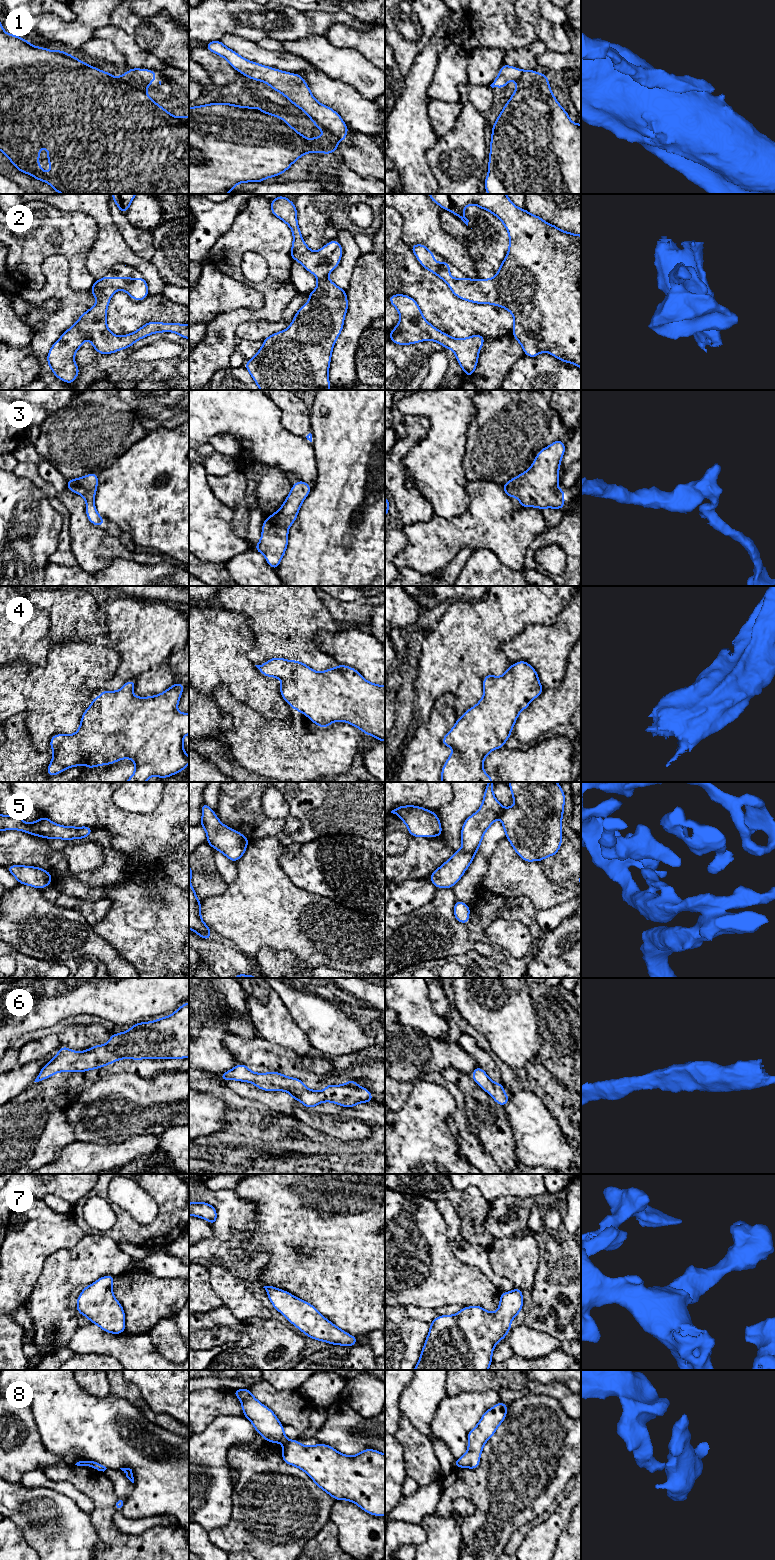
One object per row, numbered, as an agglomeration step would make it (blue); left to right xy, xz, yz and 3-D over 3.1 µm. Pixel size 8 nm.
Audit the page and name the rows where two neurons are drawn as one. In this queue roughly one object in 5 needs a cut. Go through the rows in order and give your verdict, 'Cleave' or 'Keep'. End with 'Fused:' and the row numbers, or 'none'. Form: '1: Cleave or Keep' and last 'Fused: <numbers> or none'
1: Keep
2: Keep
3: Keep
4: Keep
5: Keep
6: Keep
7: Keep
8: Cleave
Fused: 8

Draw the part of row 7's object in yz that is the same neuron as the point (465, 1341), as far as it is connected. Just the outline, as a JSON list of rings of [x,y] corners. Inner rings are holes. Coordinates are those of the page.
[[[514,1288],[511,1292],[501,1292],[498,1310],[488,1312],[484,1308],[474,1305],[462,1307],[455,1315],[442,1315],[430,1323],[428,1336],[418,1363],[413,1370],[488,1370],[492,1361],[495,1345],[504,1339],[511,1329],[513,1318],[518,1315],[523,1307],[523,1292]]]

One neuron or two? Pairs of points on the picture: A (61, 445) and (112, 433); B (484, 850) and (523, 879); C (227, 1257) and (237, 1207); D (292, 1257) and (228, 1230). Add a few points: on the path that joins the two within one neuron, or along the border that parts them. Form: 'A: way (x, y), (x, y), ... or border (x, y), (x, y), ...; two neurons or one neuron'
A: way (74, 440), (87, 436), (90, 433), (99, 433); one neuron
B: border (505, 836), (497, 842), (481, 876); two neurons
C: way (223, 1245), (223, 1236), (232, 1219); one neuron
D: border (254, 1209), (254, 1226), (248, 1232); two neurons

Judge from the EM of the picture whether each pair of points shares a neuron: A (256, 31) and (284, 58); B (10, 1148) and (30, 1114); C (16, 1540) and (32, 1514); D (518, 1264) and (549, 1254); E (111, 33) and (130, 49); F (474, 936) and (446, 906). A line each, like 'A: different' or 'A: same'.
A: different
B: same
C: different
D: different
E: same
F: different

